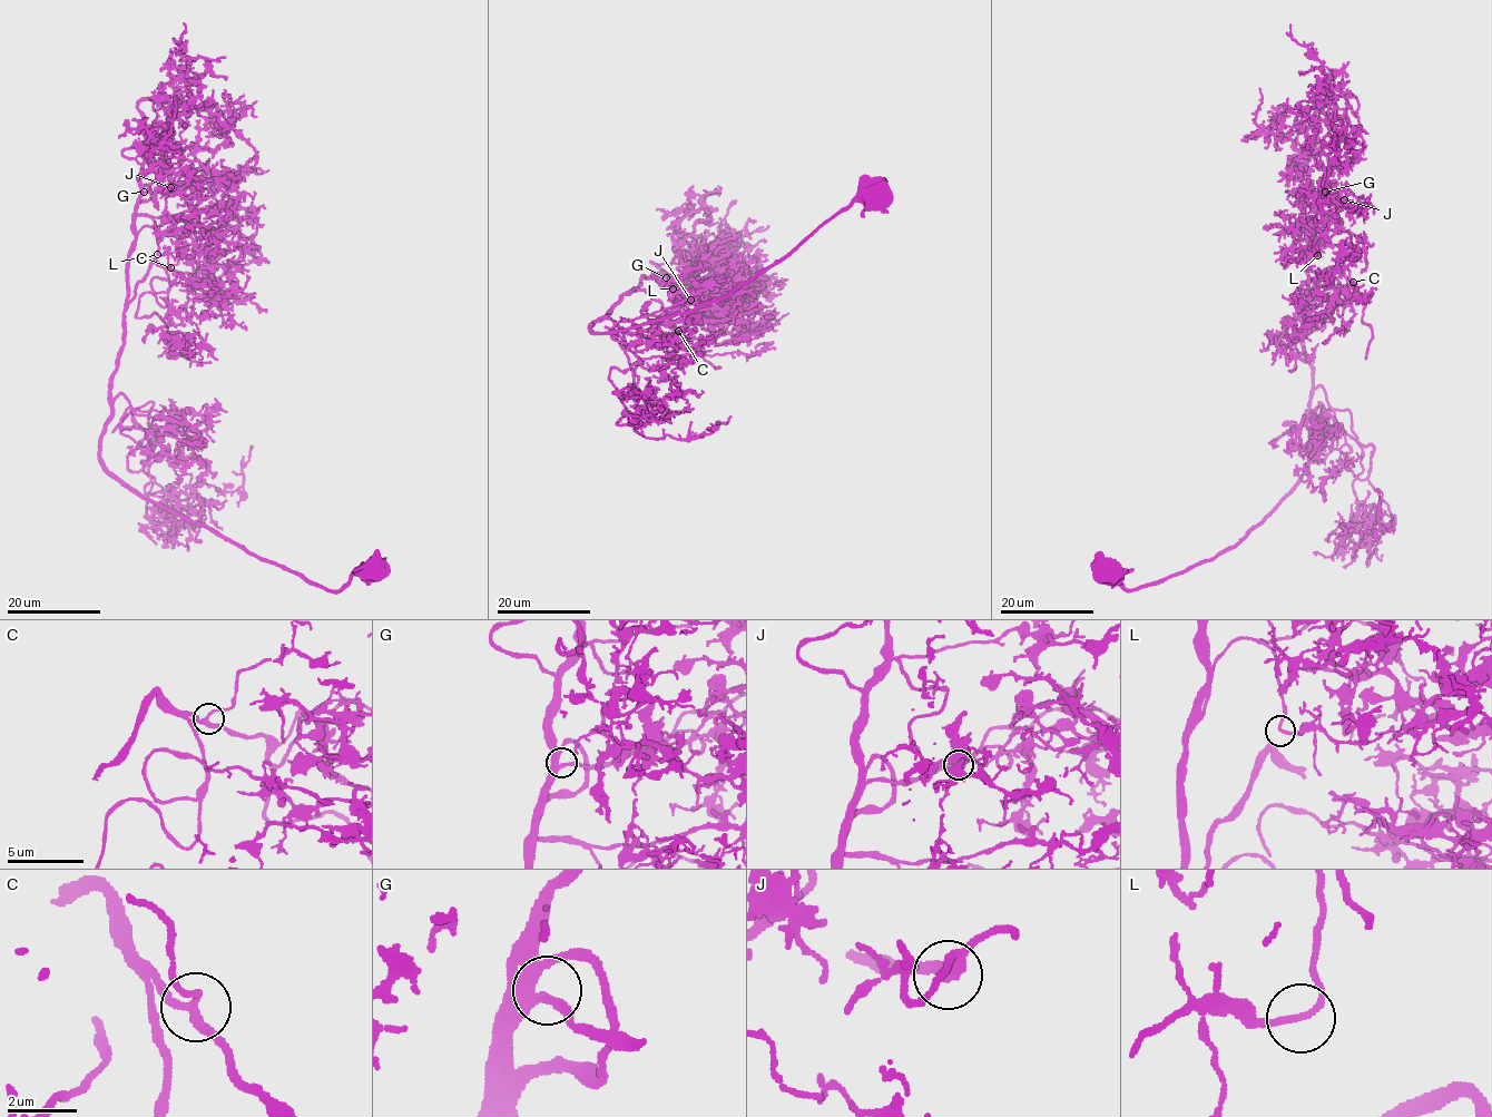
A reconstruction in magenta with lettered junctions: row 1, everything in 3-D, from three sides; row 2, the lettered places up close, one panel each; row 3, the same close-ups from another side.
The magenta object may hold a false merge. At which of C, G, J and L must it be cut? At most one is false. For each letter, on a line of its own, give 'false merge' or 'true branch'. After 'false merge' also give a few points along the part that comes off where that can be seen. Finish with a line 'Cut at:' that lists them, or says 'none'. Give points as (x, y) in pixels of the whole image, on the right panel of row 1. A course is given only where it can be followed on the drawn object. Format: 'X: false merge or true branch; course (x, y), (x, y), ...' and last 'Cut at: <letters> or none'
C: true branch
G: true branch
J: true branch
L: true branch
Cut at: none

